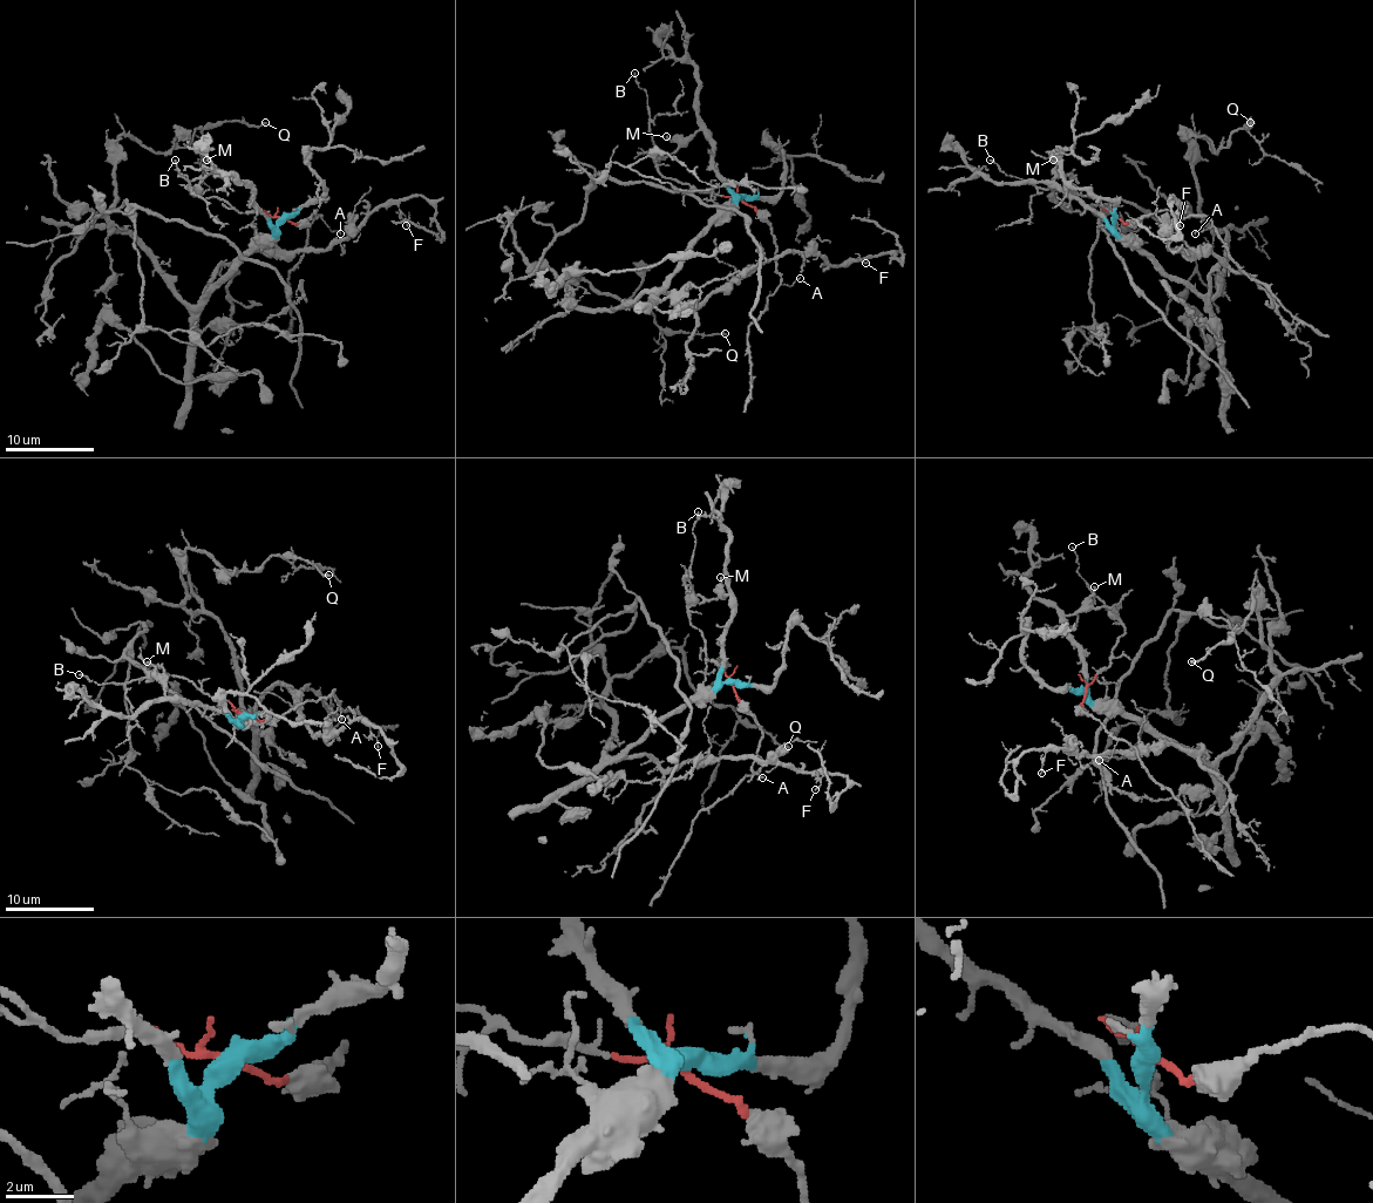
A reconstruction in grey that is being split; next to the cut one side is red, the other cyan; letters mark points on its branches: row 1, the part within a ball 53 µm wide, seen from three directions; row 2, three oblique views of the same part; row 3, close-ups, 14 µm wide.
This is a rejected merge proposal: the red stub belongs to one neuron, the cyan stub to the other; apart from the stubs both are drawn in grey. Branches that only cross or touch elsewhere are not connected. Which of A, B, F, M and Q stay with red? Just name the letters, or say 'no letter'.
A, B

